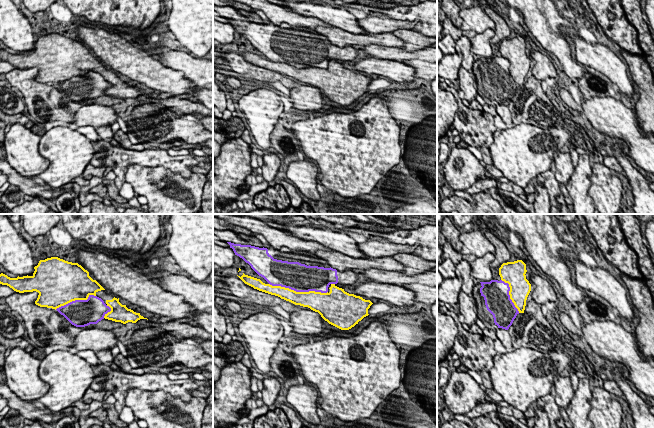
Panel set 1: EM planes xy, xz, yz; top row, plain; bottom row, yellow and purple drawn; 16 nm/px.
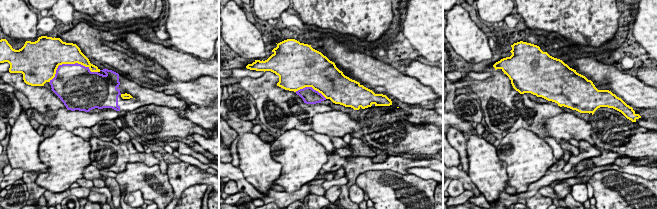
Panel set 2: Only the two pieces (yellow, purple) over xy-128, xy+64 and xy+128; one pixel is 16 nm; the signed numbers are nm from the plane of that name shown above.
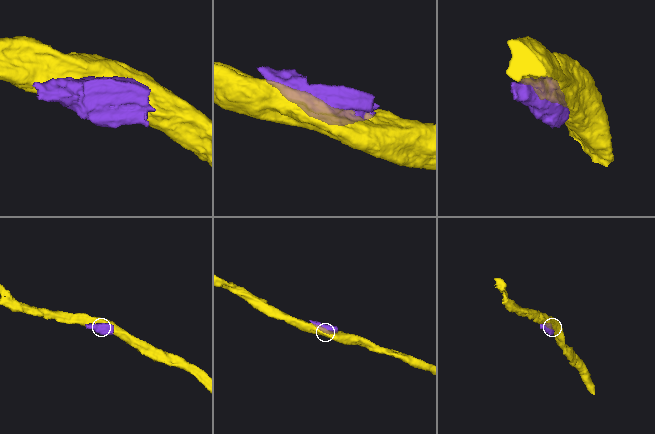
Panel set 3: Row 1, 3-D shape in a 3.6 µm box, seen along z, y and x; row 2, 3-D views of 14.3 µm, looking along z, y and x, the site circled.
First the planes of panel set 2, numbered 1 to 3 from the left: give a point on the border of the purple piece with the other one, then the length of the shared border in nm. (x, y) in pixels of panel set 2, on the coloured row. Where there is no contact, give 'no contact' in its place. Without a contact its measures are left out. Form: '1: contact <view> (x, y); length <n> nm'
1: contact xy-128 (69, 63); length 800 nm
2: contact xy+64 (311, 86); length 500 nm
3: no contact

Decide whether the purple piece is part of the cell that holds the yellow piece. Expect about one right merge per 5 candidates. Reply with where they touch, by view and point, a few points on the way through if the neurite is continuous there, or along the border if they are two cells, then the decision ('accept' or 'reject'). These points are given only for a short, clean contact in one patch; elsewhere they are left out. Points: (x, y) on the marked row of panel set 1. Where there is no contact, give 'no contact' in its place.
meets yellow in xz at (298, 292); reject

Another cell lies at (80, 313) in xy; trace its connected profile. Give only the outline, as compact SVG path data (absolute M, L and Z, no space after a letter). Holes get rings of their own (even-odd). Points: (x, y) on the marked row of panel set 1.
M89 295L87 300L75 300L56 309L72 325L85 327L97 324L111 311L104 301L94 295Z

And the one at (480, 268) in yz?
M486 253L483 257L477 257L470 262L470 275L478 279L480 282L490 282L493 280L491 272L491 263L495 260L492 253Z

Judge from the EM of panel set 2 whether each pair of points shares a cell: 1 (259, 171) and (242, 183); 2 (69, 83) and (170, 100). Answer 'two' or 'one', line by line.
1: two
2: one

